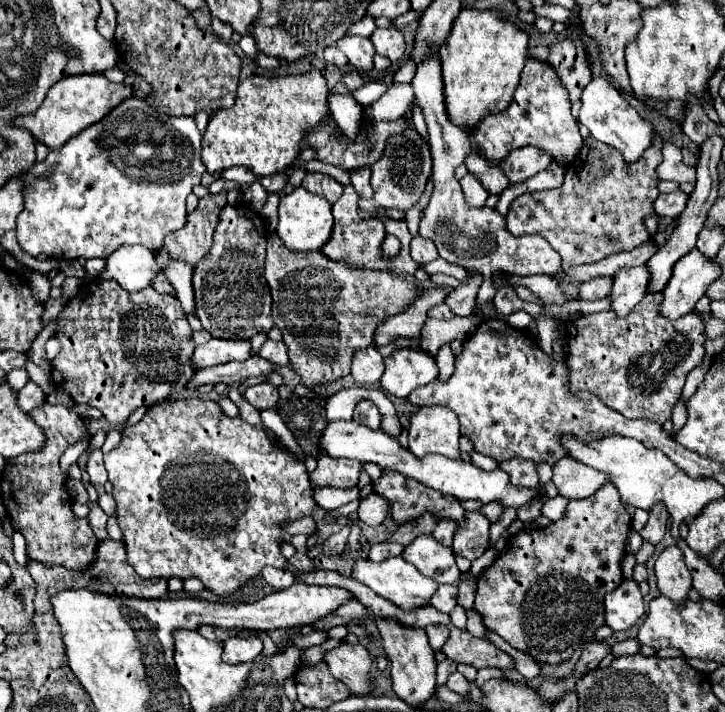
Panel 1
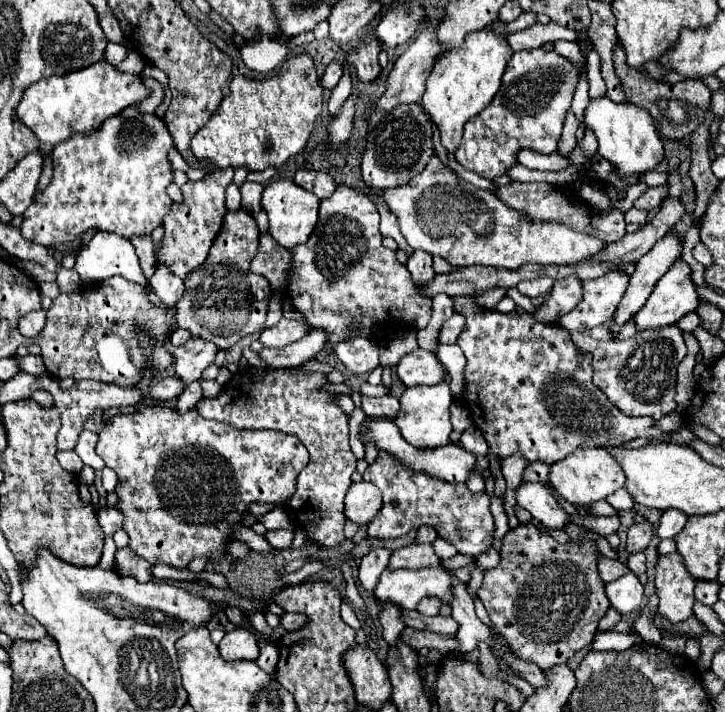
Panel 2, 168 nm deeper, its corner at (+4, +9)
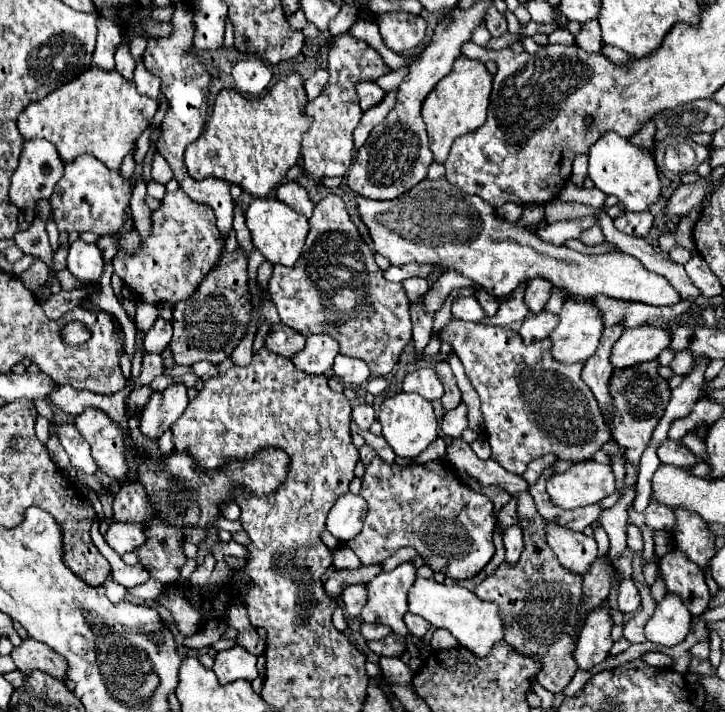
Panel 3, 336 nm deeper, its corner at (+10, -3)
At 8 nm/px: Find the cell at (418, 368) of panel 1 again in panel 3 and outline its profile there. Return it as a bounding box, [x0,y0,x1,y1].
[402,368,444,400]

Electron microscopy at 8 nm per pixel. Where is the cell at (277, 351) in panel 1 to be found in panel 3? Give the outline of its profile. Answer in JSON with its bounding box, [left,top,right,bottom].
[264,324,306,358]

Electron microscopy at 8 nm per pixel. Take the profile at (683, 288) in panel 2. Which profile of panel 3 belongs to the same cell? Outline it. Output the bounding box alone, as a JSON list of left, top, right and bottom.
[612,328,670,368]

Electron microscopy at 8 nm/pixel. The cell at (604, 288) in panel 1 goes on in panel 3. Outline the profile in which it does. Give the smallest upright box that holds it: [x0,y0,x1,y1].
[520,310,558,344]

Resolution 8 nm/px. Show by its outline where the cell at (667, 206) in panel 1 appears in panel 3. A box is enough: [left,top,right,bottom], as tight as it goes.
[614,210,652,236]

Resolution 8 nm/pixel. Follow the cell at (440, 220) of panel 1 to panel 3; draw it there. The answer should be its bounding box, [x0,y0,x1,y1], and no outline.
[358,180,680,306]

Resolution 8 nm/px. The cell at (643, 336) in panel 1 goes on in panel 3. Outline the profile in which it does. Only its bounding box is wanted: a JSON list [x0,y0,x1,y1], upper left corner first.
[610,360,670,464]

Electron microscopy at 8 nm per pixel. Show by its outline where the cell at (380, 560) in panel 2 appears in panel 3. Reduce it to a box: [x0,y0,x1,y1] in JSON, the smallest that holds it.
[342,582,366,616]

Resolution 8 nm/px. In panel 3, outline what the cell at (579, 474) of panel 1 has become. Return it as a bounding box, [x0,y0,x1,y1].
[546,460,616,510]

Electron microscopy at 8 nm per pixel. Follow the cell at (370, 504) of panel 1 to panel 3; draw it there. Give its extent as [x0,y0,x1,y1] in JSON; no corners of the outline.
[326,494,366,542]

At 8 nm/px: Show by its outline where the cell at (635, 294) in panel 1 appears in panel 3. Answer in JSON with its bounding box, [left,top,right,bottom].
[550,298,604,364]

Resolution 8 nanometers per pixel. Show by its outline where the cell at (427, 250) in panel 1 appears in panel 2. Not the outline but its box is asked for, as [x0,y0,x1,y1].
[406,252,436,286]

